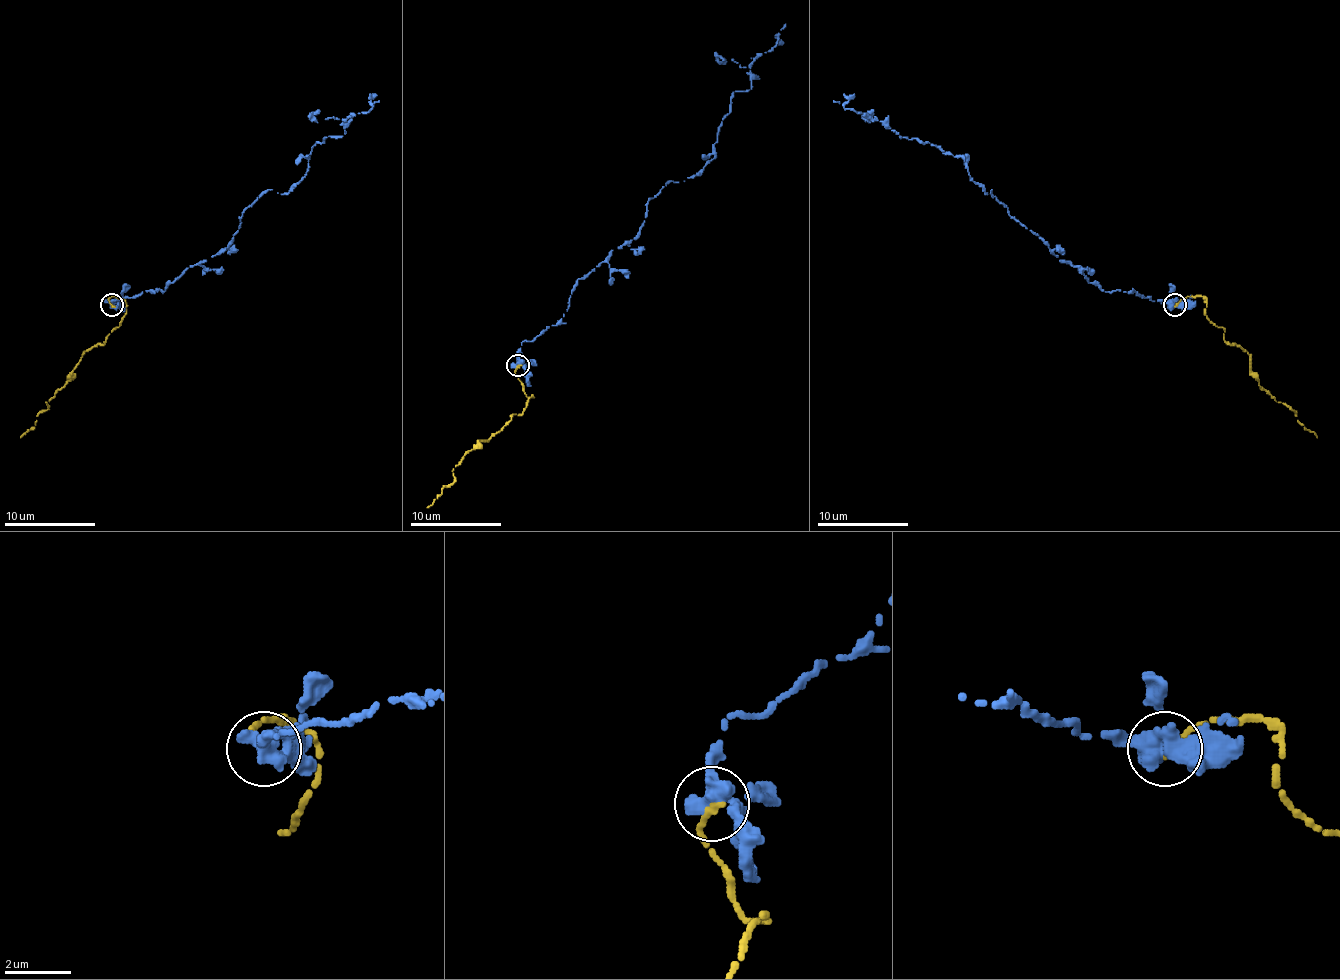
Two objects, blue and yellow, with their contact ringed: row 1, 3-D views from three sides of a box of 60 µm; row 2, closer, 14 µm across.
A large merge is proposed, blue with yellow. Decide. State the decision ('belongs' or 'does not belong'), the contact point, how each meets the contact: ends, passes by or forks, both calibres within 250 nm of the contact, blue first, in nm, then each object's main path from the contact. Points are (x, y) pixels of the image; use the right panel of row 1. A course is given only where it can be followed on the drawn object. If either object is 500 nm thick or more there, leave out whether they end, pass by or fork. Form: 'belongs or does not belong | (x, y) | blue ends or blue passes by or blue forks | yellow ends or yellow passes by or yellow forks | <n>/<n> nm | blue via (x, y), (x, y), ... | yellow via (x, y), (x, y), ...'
belongs | (1175, 304) | blue forks | yellow ends | 400/240 nm | blue via (1174, 304), (1090, 283), (992, 190), (987, 194), (960, 156), (903, 138), (844, 106), (853, 94) | yellow via (1174, 306), (1199, 297), (1206, 304), (1206, 317), (1224, 329), (1226, 342), (1249, 356), (1258, 383), (1317, 438)

